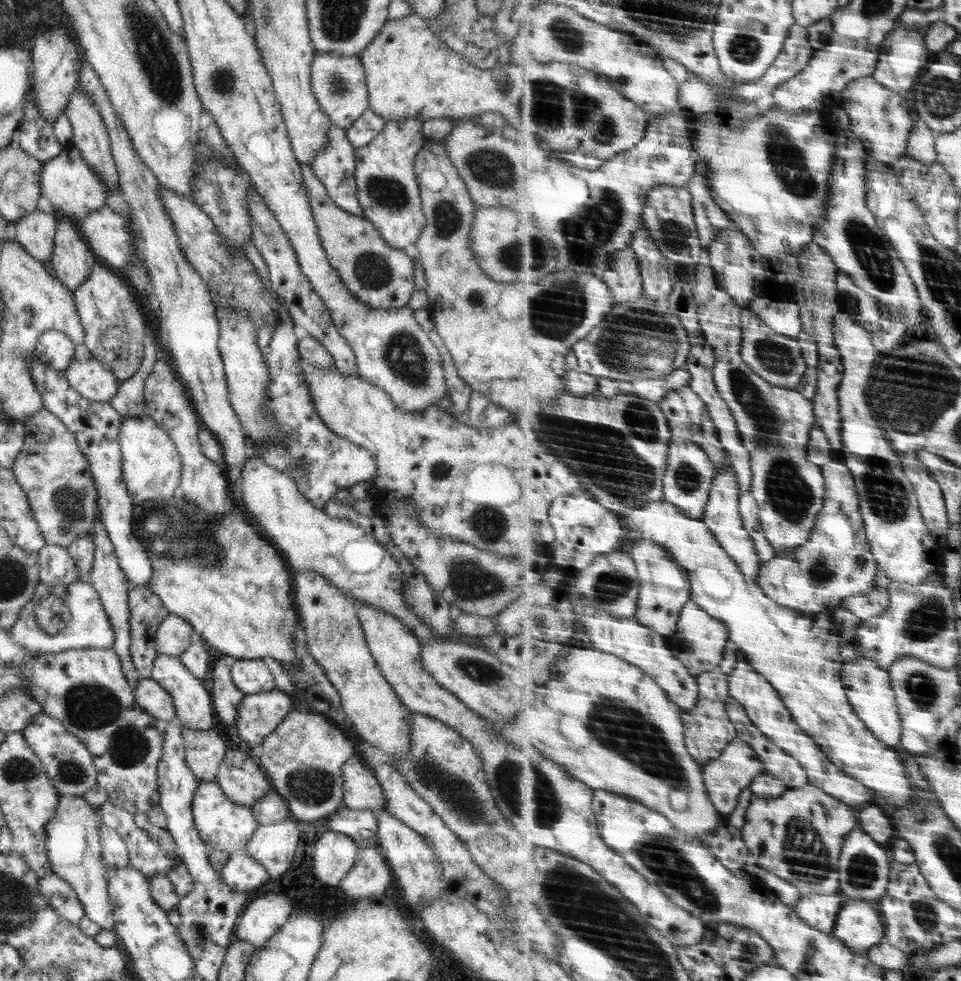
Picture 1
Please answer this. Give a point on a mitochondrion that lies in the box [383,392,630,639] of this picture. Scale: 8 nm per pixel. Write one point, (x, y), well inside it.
(468, 580)

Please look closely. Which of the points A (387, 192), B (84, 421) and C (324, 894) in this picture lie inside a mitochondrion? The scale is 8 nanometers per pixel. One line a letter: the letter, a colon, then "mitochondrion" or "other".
A: mitochondrion
B: other
C: other

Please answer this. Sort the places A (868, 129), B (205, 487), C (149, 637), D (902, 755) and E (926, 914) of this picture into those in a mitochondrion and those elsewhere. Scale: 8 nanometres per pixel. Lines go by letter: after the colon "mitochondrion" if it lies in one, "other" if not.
A: other
B: other
C: other
D: other
E: mitochondrion

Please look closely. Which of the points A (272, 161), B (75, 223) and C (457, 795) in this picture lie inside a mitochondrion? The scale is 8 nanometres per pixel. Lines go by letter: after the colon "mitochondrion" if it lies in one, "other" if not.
A: other
B: other
C: mitochondrion

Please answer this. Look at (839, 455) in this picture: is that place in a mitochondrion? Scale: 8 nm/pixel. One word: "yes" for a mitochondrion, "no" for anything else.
no

